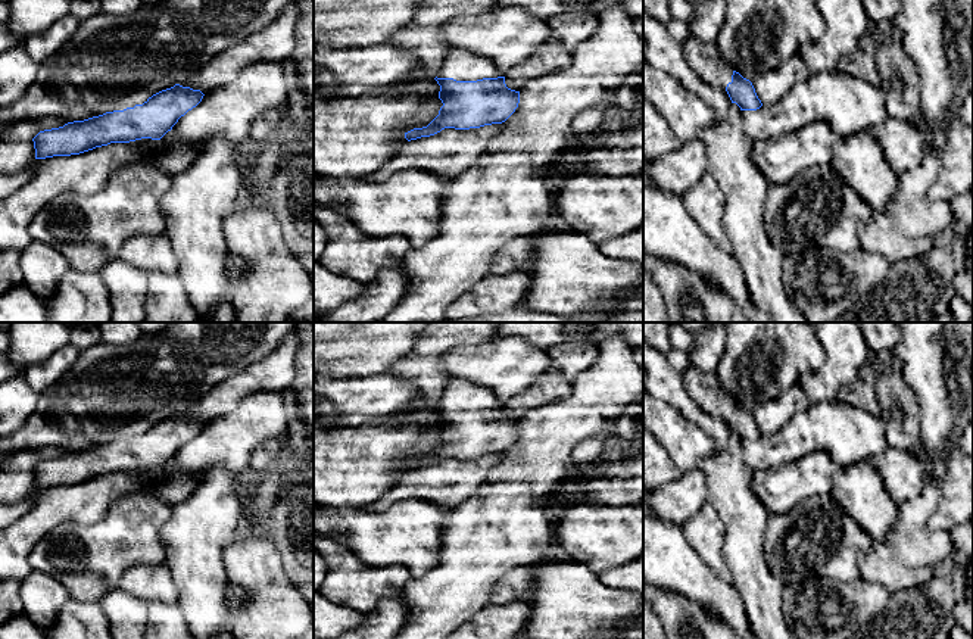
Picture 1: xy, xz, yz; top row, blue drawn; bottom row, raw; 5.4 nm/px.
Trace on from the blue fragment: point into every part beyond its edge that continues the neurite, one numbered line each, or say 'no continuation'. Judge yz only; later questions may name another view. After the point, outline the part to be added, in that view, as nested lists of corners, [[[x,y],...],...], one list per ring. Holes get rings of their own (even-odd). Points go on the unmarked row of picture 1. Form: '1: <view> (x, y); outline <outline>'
1: yz (705, 389); outline [[[690,365],[683,373],[683,381],[692,400],[707,414],[726,418],[732,412],[733,399],[715,374],[708,374]]]

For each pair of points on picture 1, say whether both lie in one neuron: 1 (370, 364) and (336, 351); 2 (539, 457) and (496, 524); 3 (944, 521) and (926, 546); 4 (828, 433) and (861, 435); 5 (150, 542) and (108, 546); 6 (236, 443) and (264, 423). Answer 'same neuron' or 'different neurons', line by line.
1: same neuron
2: same neuron
3: different neurons
4: same neuron
5: same neuron
6: same neuron

